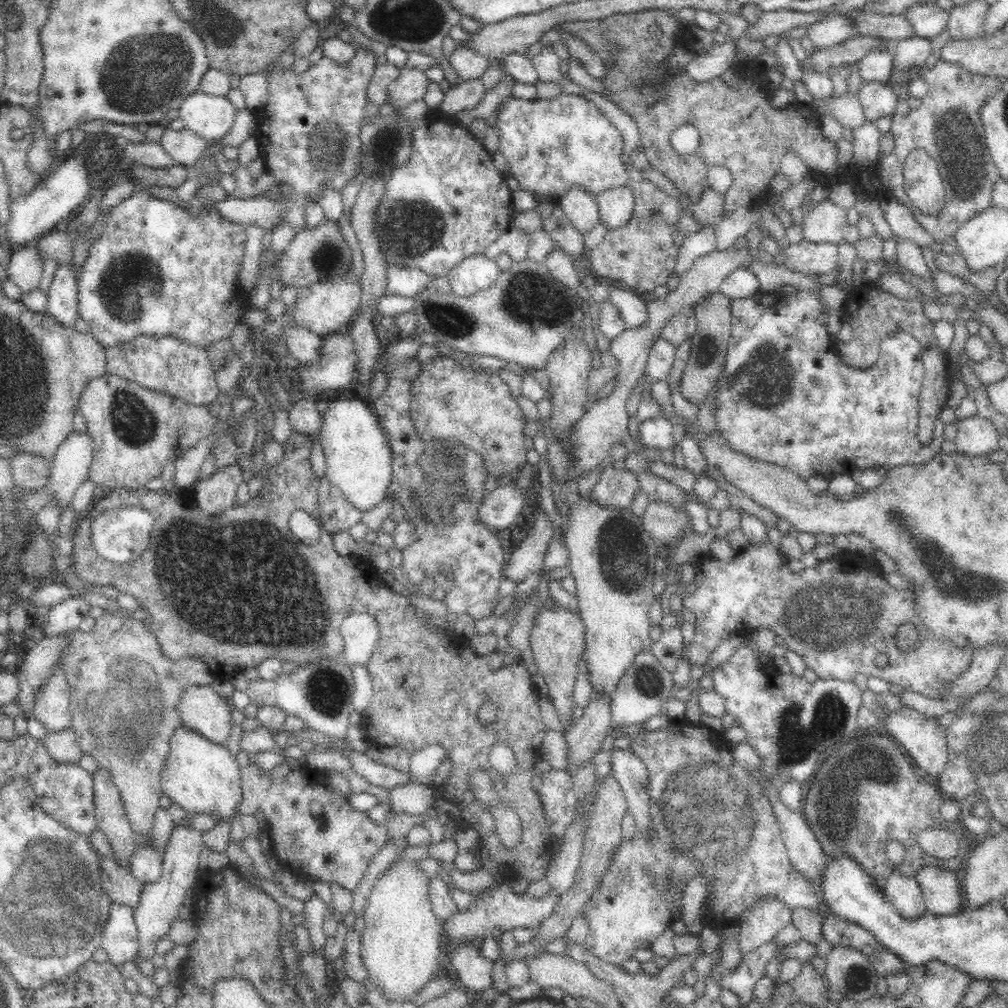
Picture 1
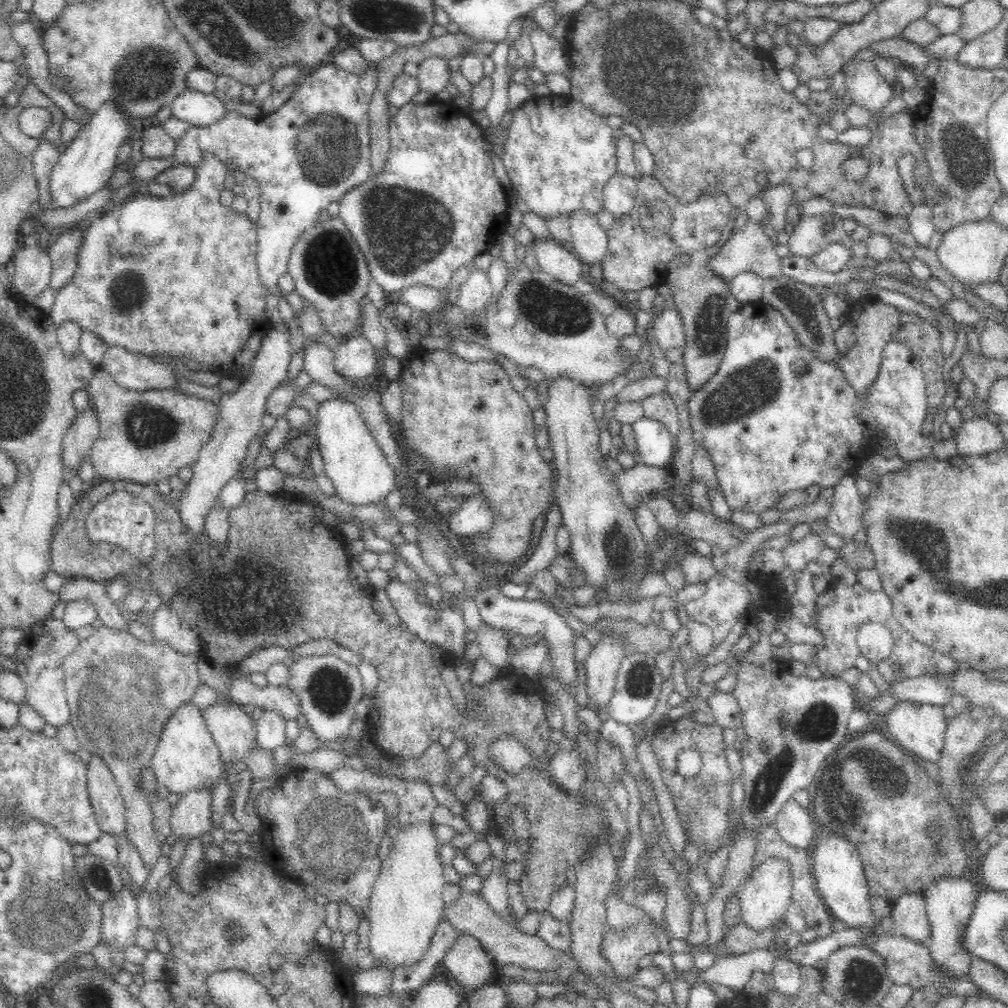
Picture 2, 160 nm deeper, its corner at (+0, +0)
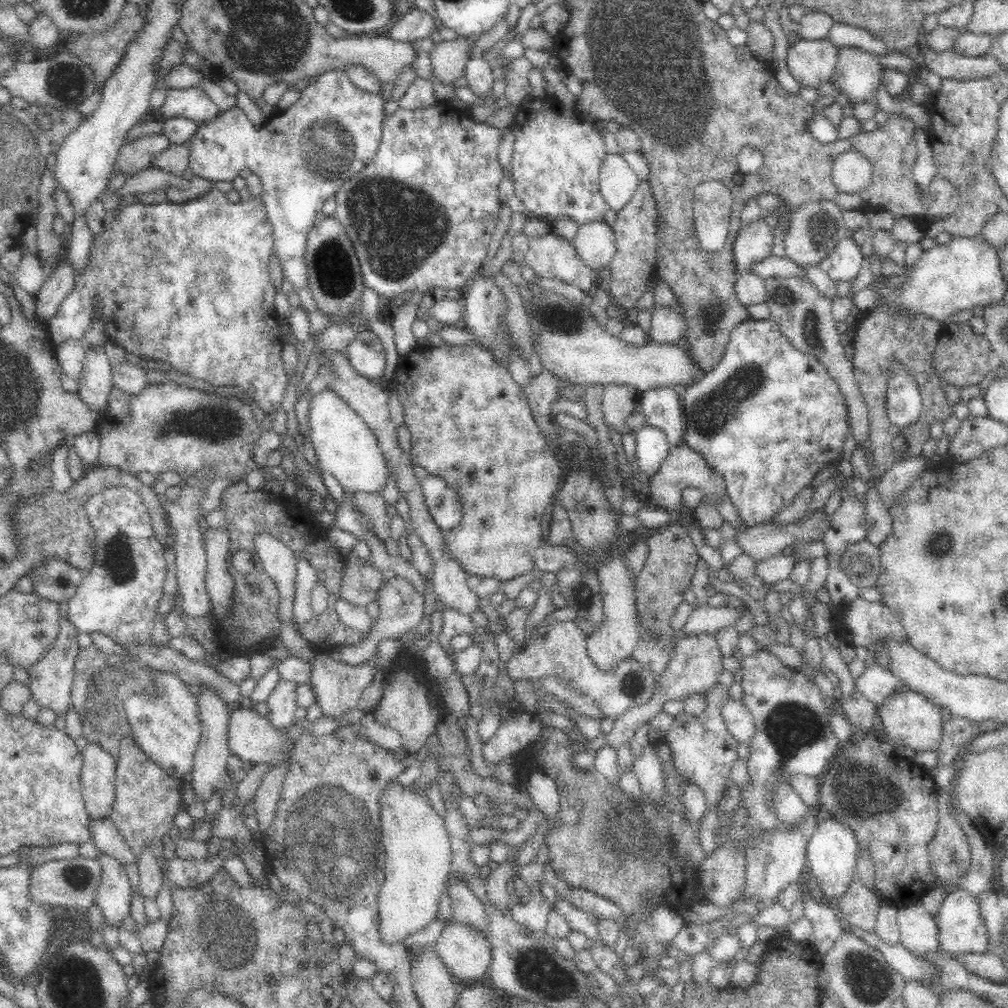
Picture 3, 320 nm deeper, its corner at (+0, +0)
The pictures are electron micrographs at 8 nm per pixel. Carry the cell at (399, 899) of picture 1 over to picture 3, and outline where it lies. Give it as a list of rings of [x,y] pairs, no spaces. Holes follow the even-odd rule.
[[[396,779],[388,780],[378,796],[380,811],[380,835],[383,844],[382,869],[385,881],[379,887],[378,906],[380,936],[386,942],[402,942],[409,934],[414,934],[434,920],[440,896],[446,887],[450,874],[451,843],[444,818],[434,809],[428,797],[413,787],[400,784]]]

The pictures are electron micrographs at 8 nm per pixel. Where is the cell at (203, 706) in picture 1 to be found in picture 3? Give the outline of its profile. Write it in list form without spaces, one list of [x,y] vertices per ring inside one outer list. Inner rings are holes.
[[[246,703],[234,708],[230,716],[230,732],[228,732],[228,747],[230,753],[238,756],[243,763],[268,765],[271,770],[284,768],[292,758],[296,741],[290,739],[288,729],[276,729],[267,717],[263,717]]]

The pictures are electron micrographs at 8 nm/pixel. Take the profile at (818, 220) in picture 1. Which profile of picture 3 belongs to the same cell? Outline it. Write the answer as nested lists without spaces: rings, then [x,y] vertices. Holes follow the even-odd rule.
[[[832,200],[808,202],[792,213],[788,220],[790,228],[786,234],[786,257],[802,267],[819,266],[842,240],[853,235],[846,225],[844,213]]]

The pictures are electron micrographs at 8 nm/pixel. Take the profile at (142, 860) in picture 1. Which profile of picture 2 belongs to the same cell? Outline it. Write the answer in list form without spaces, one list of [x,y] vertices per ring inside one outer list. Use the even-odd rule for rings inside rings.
[[[126,832],[112,835],[112,837],[114,837],[119,866],[130,875],[132,882],[142,887],[149,875],[146,871],[146,863],[142,861],[140,853],[126,835]]]

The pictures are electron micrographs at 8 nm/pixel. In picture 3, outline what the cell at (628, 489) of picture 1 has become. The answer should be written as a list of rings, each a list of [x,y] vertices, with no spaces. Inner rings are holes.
[[[684,442],[681,443],[678,447],[671,447],[668,450],[668,454],[666,454],[666,458],[662,463],[662,466],[658,469],[658,472],[651,478],[650,481],[650,488],[652,489],[652,505],[653,507],[662,507],[666,510],[669,514],[674,515],[675,517],[682,516],[683,514],[686,515],[686,518],[691,517],[695,520],[696,518],[696,510],[701,505],[699,504],[696,508],[688,508],[686,505],[683,504],[682,494],[684,490],[691,488],[700,491],[702,494],[702,503],[704,505],[714,505],[717,508],[717,504],[722,502],[724,498],[729,498],[728,495],[728,485],[725,481],[725,476],[722,476],[715,468],[712,468],[708,462],[706,462],[705,456],[702,456],[699,452],[696,452],[693,448],[690,448]]]

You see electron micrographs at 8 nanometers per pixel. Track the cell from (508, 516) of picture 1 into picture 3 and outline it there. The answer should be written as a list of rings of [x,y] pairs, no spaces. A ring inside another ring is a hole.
[[[430,474],[422,479],[421,490],[424,504],[438,528],[450,530],[458,526],[462,518],[462,503],[441,476]]]

